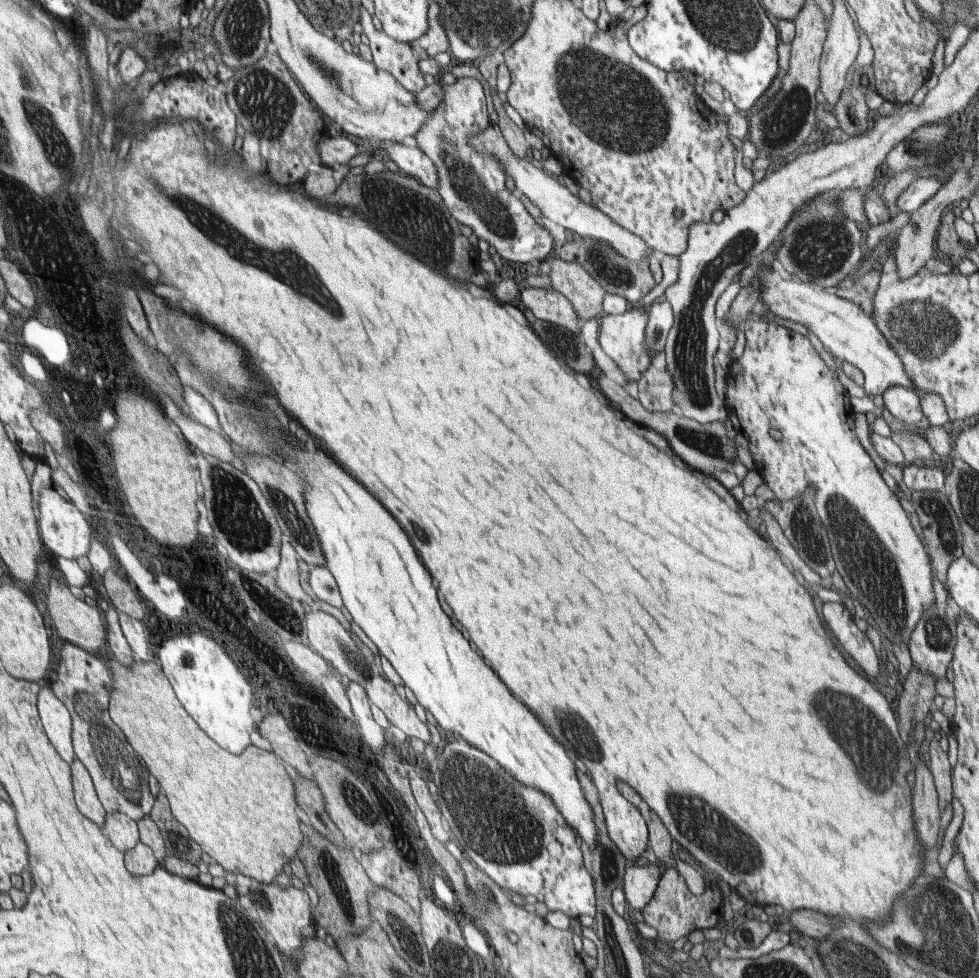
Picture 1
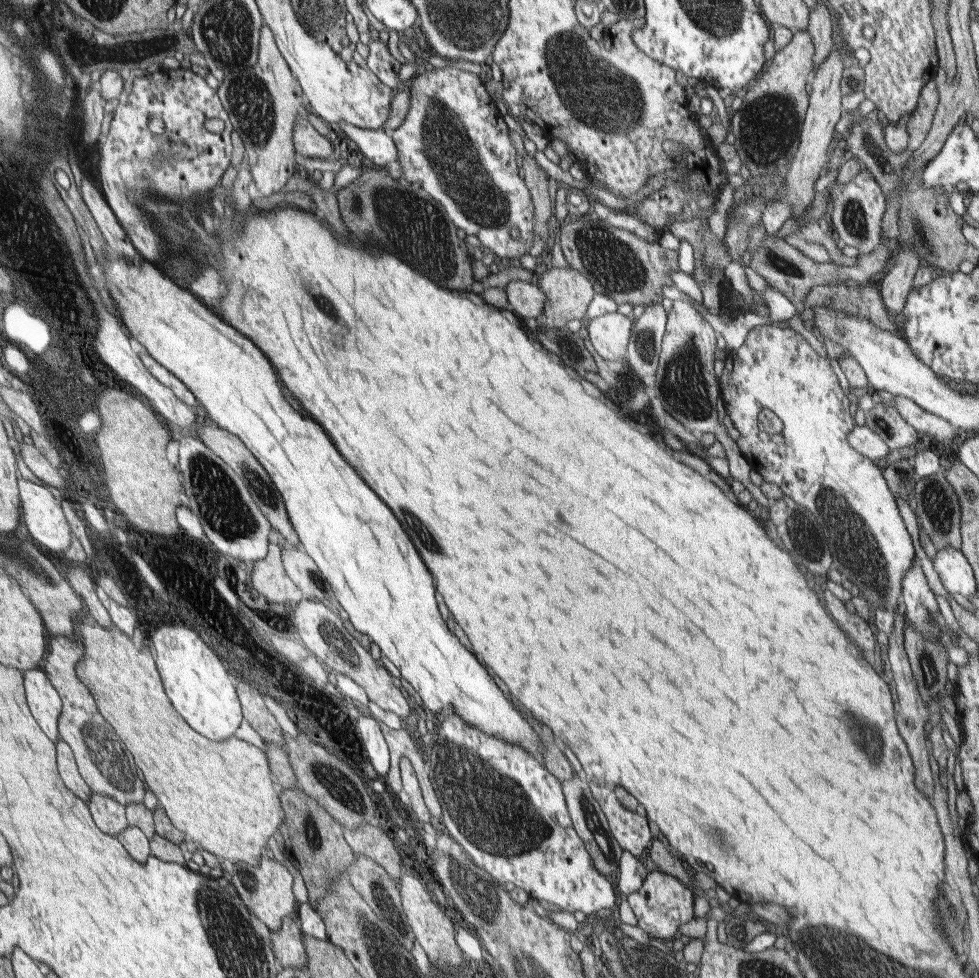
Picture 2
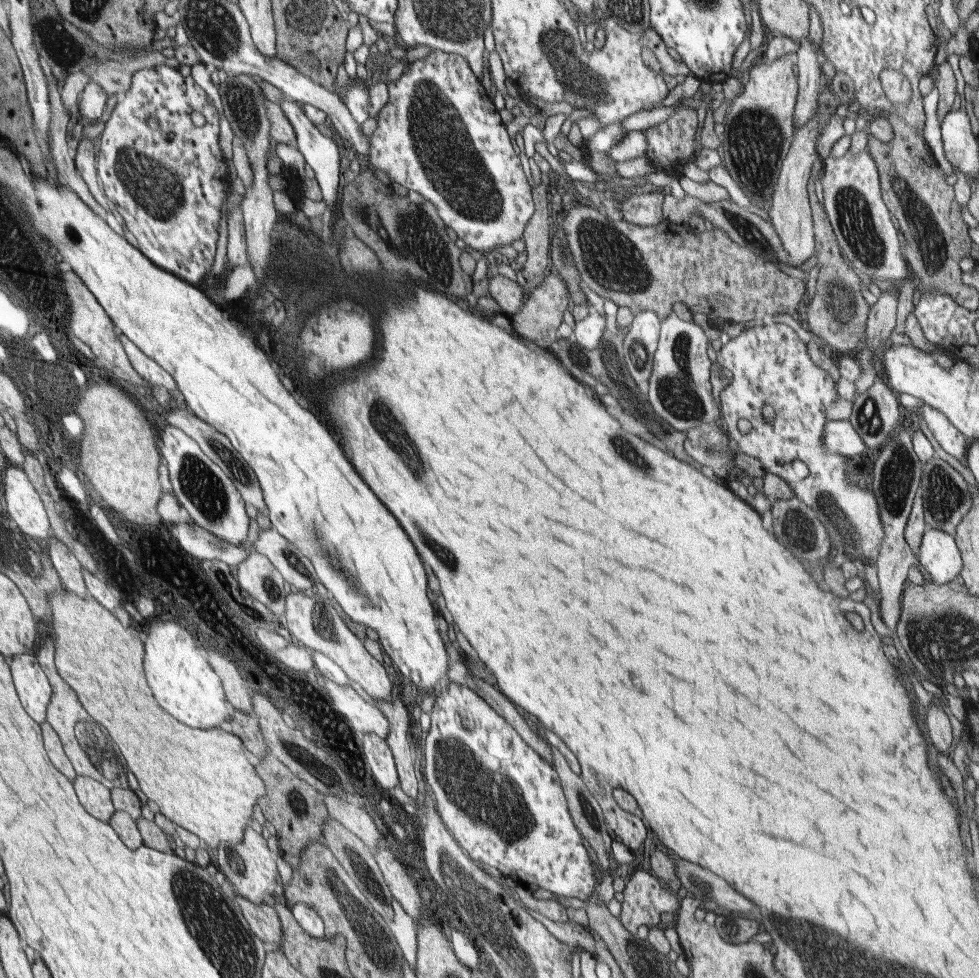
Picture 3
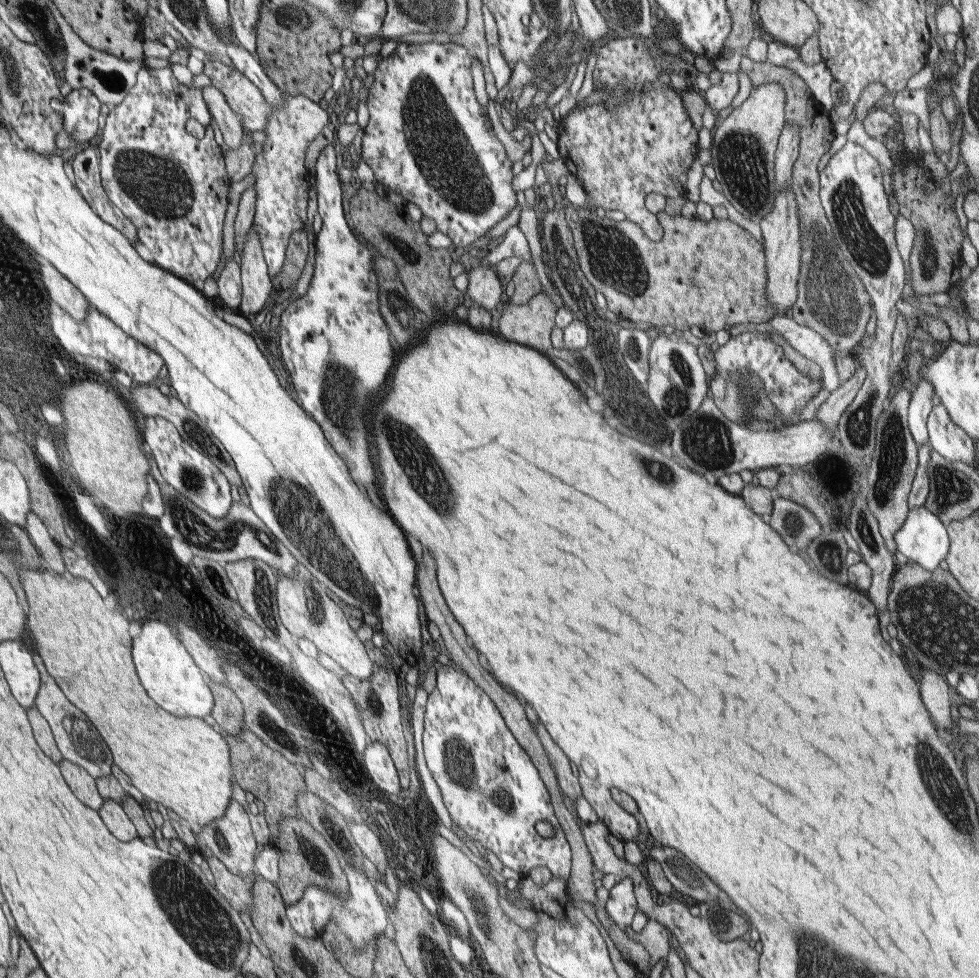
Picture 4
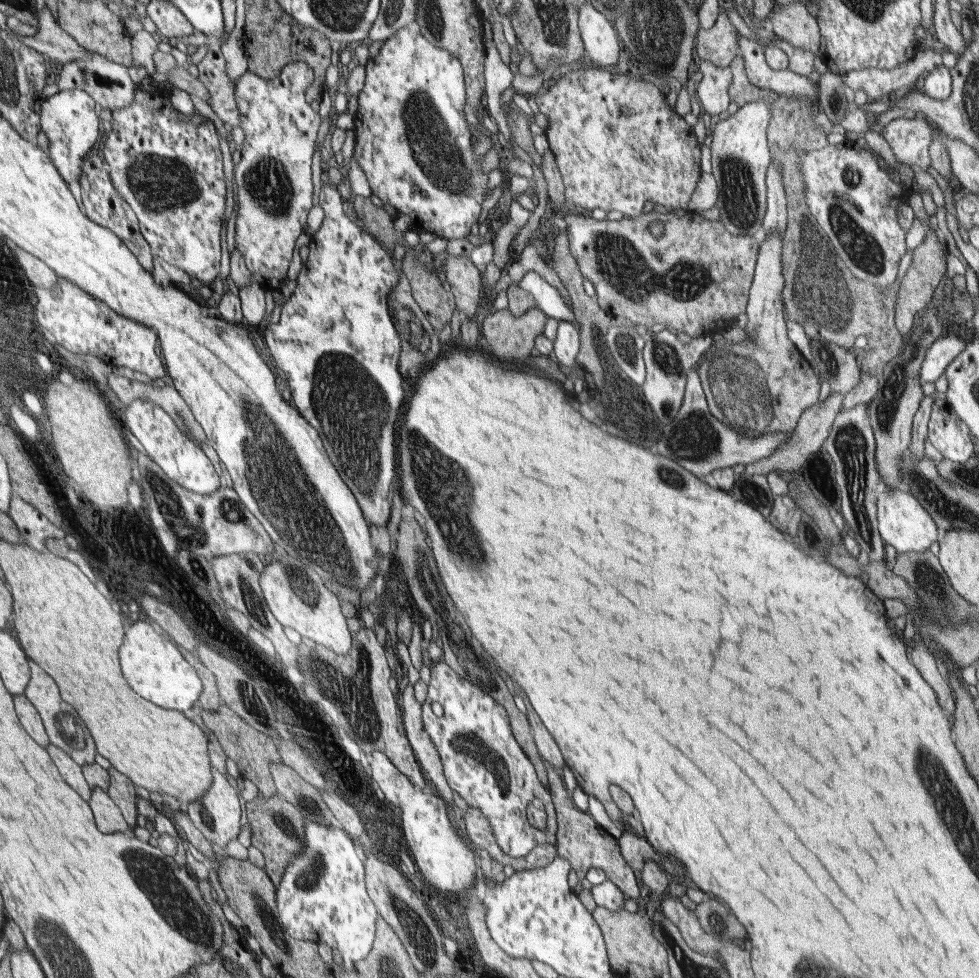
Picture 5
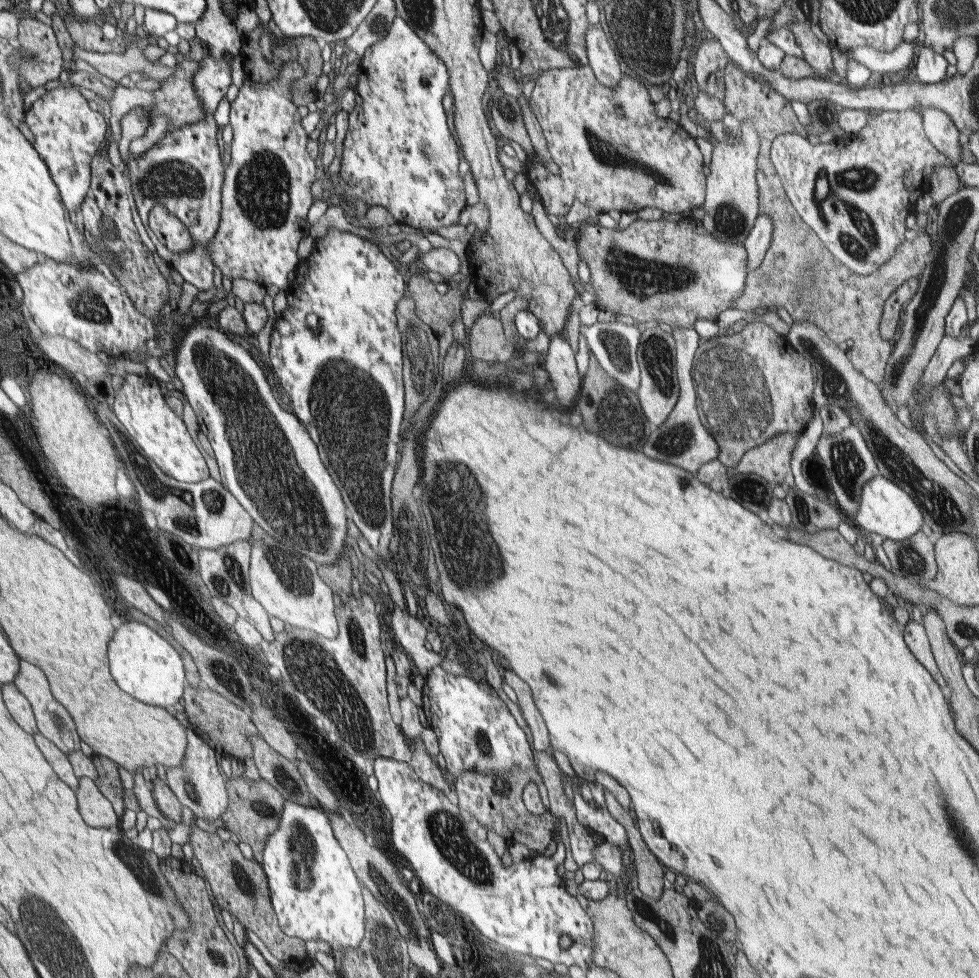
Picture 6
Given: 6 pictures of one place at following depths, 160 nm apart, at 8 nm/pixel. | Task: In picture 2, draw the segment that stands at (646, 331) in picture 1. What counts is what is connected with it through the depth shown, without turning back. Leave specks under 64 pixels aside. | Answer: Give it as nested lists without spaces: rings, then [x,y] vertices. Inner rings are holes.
[[[610,312],[586,321],[588,338],[594,350],[605,360],[623,360],[626,372],[630,373],[631,366],[626,360],[627,346],[630,341],[634,319],[631,315],[620,312]]]

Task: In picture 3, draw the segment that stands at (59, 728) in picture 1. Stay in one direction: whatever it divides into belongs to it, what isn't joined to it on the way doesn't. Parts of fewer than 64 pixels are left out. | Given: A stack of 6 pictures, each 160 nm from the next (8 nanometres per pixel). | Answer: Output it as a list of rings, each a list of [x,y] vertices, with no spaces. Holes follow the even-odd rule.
[[[15,654],[8,660],[13,681],[25,711],[38,724],[46,721],[52,688],[35,654]]]

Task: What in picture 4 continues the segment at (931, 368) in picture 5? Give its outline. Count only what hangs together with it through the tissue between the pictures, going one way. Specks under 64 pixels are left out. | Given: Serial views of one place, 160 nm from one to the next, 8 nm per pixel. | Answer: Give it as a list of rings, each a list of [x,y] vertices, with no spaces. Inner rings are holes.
[[[920,377],[918,387],[911,390],[911,399],[907,412],[907,421],[913,439],[919,446],[929,442],[929,432],[927,429],[927,418],[937,400],[934,389],[929,380]]]

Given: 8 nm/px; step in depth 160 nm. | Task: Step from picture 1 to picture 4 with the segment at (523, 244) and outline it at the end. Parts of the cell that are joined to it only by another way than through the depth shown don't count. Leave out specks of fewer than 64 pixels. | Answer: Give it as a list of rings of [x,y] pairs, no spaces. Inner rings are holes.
[[[401,42],[398,44],[396,50],[392,55],[388,56],[386,60],[380,62],[376,68],[374,75],[374,83],[369,88],[367,97],[369,122],[366,128],[363,129],[362,136],[362,158],[364,162],[372,168],[375,174],[375,179],[381,183],[387,191],[393,191],[401,194],[406,203],[416,204],[423,212],[423,216],[428,216],[436,222],[437,230],[449,236],[453,244],[458,247],[470,246],[474,244],[480,236],[484,236],[490,228],[494,228],[502,218],[508,216],[508,212],[518,204],[516,192],[512,190],[512,162],[508,160],[508,154],[502,146],[502,142],[498,140],[496,132],[492,124],[486,126],[486,112],[482,110],[482,106],[478,103],[477,96],[474,96],[474,86],[472,86],[472,76],[470,76],[470,56],[466,52],[466,48],[458,44],[436,44],[430,42],[426,44],[412,44],[408,42]]]

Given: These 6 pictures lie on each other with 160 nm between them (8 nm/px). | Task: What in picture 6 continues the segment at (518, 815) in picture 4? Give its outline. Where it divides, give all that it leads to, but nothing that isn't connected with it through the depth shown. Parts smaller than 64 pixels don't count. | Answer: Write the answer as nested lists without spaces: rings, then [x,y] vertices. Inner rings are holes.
[[[440,665],[434,667],[426,676],[421,690],[424,694],[421,710],[426,723],[436,733],[439,752],[442,752],[447,766],[447,774],[453,780],[465,770],[486,772],[487,774],[507,775],[515,766],[520,770],[535,768],[530,744],[526,740],[524,730],[516,724],[514,716],[506,708],[506,704],[496,696],[496,691],[488,682],[478,682],[469,677],[453,675],[444,671]]]

